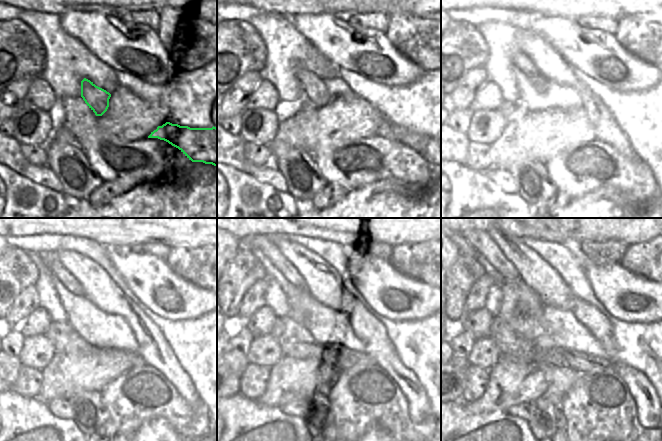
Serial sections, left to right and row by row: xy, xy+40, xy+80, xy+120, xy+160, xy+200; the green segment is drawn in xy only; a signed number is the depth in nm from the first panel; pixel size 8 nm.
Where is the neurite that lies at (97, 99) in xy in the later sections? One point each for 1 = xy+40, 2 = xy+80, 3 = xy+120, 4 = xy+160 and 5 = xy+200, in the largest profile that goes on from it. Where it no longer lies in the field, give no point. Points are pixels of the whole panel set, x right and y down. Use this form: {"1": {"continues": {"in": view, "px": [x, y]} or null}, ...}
{"1": {"continues": {"in": "xy+40", "px": [314, 91]}}, "2": {"continues": {"in": "xy+80", "px": [519, 59]}}, "3": {"continues": {"in": "xy+120", "px": [57, 269]}}, "4": {"continues": {"in": "xy+160", "px": [260, 242]}}, "5": {"continues": {"in": "xy+200", "px": [481, 241]}}}

